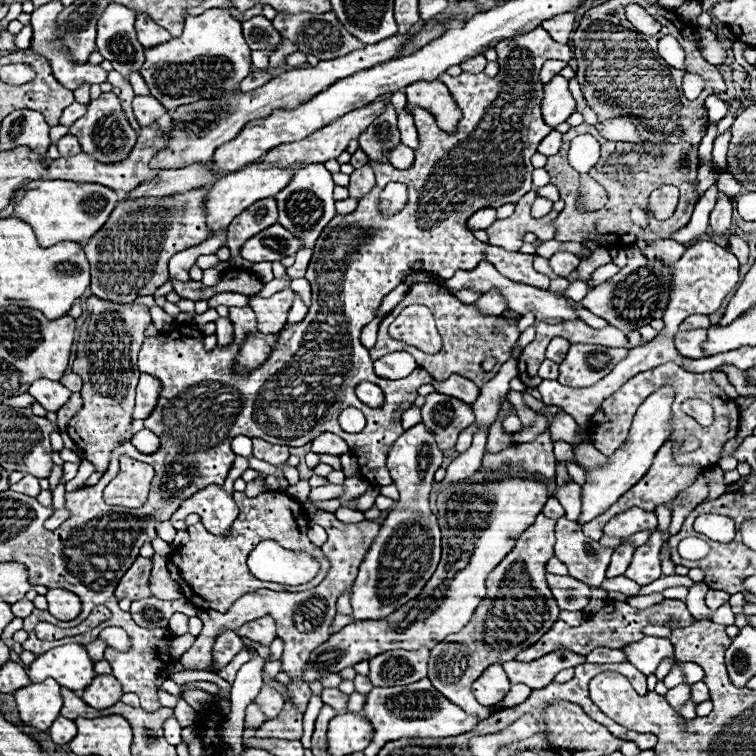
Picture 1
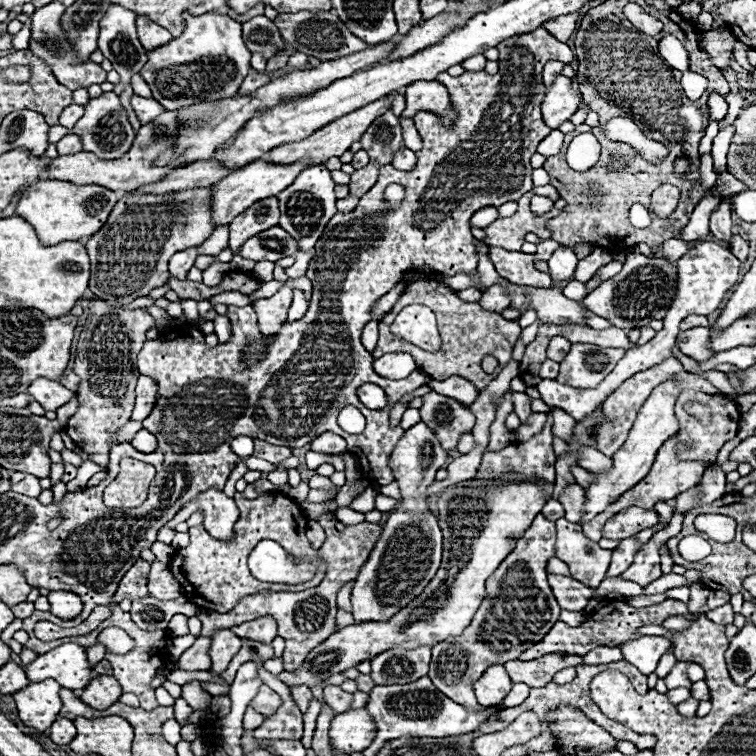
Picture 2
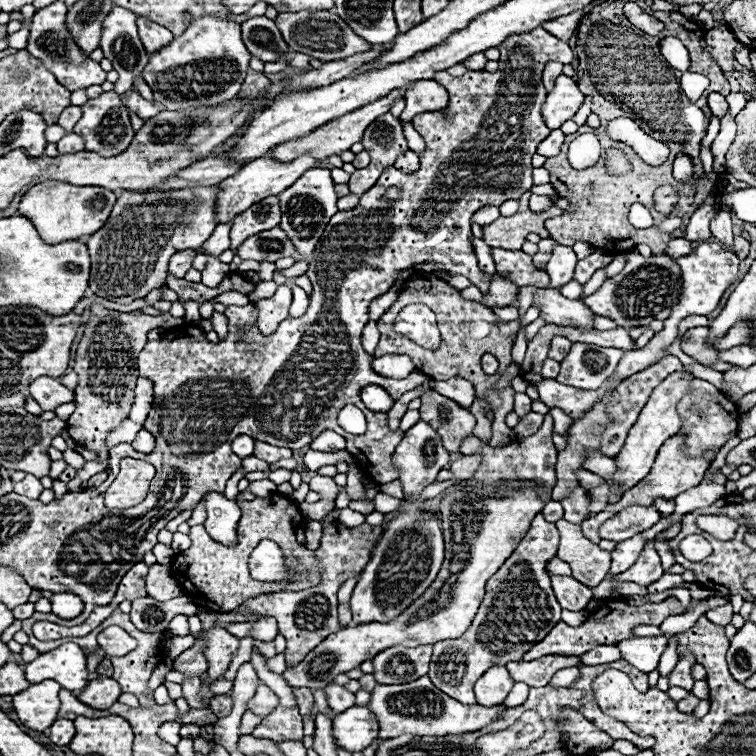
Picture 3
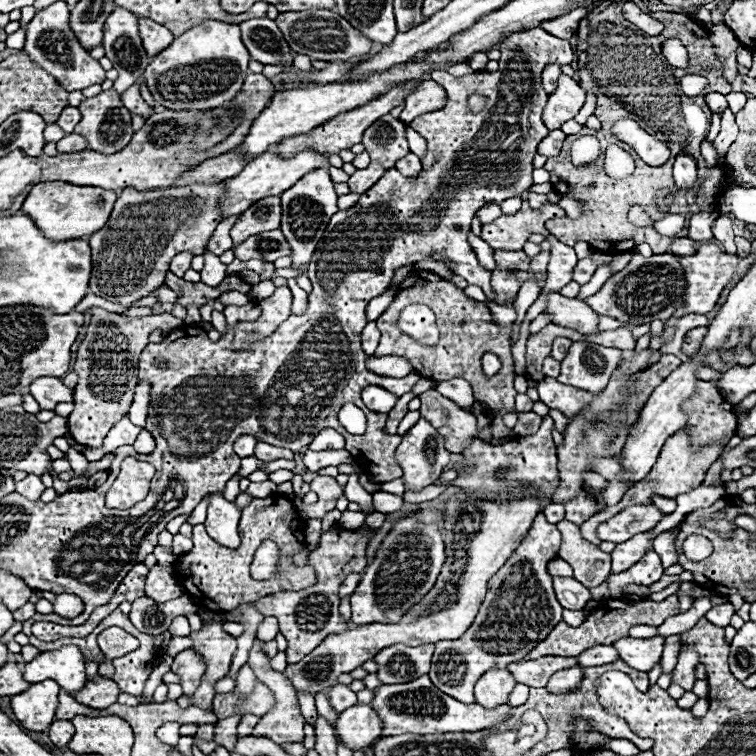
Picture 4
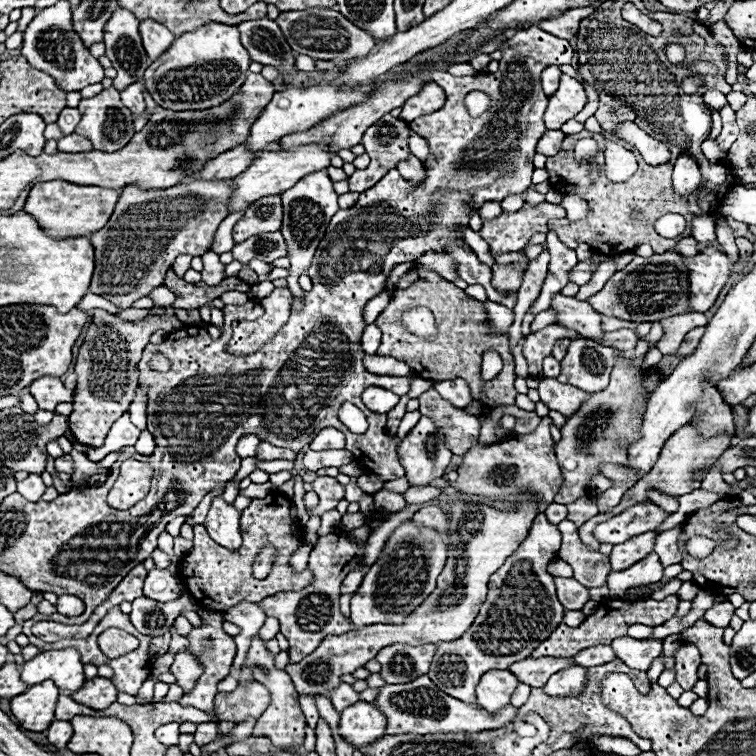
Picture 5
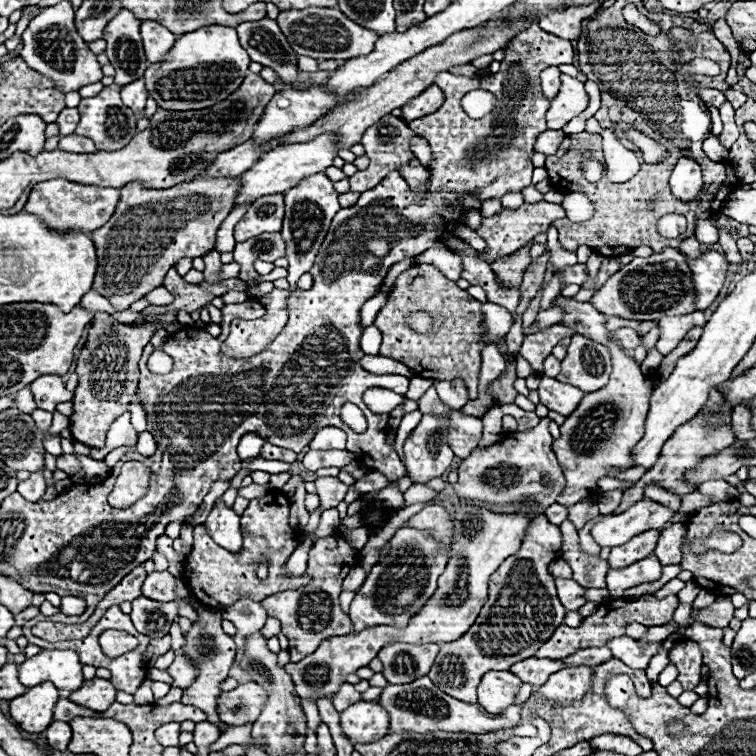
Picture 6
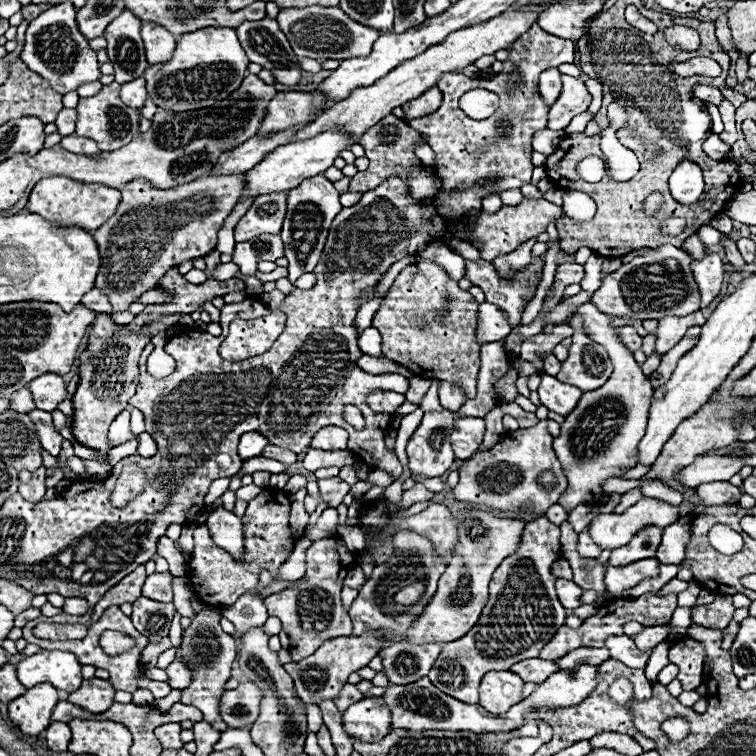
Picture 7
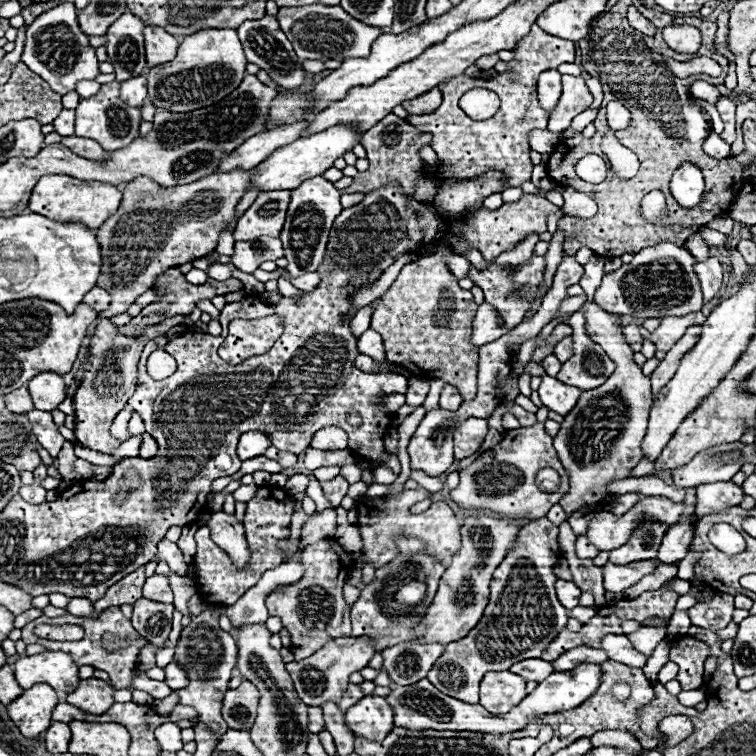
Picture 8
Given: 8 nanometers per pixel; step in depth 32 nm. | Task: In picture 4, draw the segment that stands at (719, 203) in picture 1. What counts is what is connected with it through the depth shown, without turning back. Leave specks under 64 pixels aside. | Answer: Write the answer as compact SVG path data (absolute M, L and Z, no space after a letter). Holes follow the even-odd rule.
M718 214L718 218L712 224L712 232L714 238L724 246L726 252L736 254L736 246L734 246L734 232L732 232L732 222L728 214Z

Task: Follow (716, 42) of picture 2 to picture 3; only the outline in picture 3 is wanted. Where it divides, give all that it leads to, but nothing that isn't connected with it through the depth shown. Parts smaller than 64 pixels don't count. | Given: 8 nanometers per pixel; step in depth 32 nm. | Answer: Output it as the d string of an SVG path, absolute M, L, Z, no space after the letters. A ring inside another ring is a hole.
M718 26L718 28L706 31L704 40L714 62L718 62L718 66L724 70L724 74L734 72L734 48L738 44L734 34L730 34L730 30L726 26Z

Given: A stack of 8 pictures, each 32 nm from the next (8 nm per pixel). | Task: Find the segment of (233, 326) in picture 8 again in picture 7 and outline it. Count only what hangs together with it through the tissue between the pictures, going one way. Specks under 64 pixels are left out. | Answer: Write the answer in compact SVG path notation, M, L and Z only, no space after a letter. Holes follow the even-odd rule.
M280 290L260 295L260 301L270 310L270 314L256 320L234 320L230 324L230 334L220 346L220 354L226 360L244 360L266 352L274 338L282 332L282 318L286 318L286 314L280 312L280 306L284 296L286 294Z

